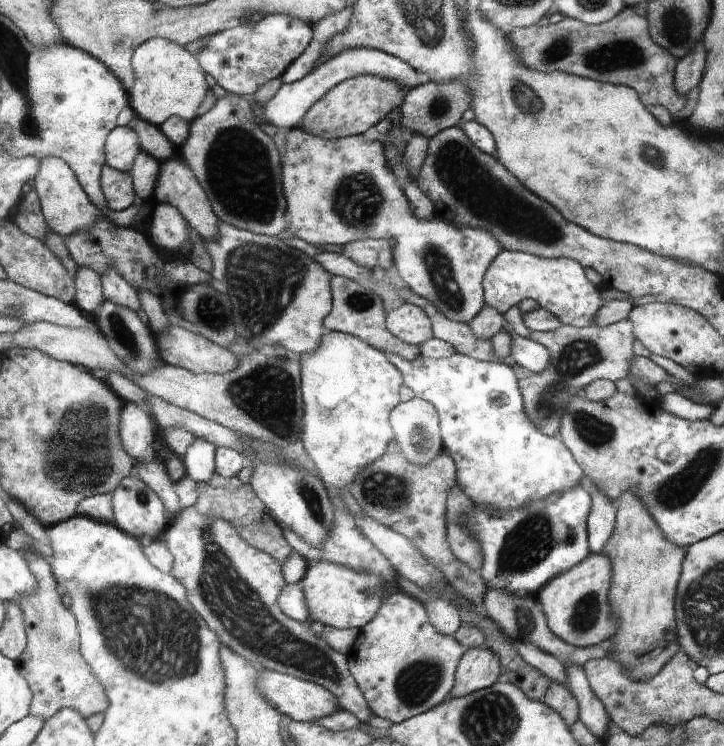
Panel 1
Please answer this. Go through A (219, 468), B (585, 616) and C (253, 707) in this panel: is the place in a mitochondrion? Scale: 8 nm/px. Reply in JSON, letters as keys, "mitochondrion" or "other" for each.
{"A":"other","B":"mitochondrion","C":"other"}

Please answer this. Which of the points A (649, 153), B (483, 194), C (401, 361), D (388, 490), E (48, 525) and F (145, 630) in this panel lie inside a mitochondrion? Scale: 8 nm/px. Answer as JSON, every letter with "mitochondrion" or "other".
{"A":"mitochondrion","B":"mitochondrion","C":"other","D":"mitochondrion","E":"other","F":"mitochondrion"}

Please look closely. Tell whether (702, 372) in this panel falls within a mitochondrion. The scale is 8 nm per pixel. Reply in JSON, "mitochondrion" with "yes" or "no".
{"mitochondrion":"no"}

